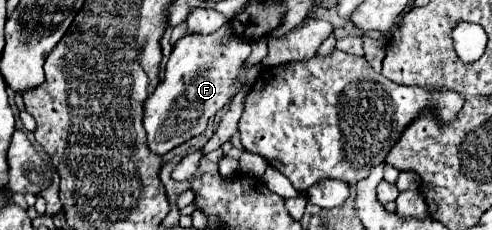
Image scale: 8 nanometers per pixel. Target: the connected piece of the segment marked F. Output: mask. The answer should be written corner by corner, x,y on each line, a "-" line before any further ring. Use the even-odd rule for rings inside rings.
226,21
218,31
208,33
208,35
198,35
198,33
186,33
184,37
180,37
172,49
172,55
168,59
166,65
166,75
160,81
160,85
156,87
156,91
148,97
148,103
144,103
144,129
148,133
148,147
154,153
168,153
174,147
182,145
184,141
198,137
204,133
208,119
222,109
230,97
234,97
244,85
256,81
260,67
252,67
248,71
242,69
242,63
248,59
250,55
250,41
238,37
234,33
234,27
230,21

